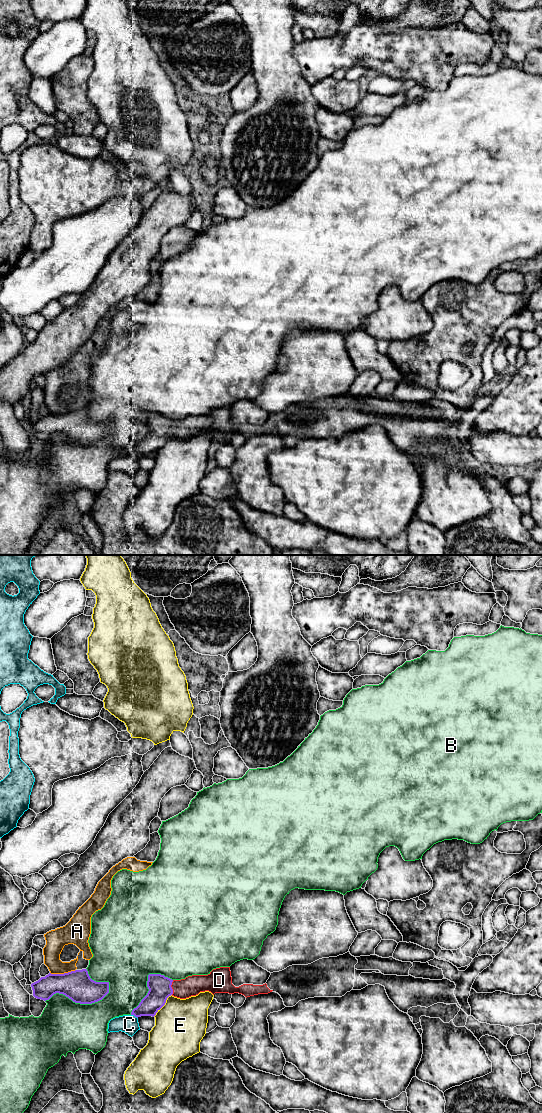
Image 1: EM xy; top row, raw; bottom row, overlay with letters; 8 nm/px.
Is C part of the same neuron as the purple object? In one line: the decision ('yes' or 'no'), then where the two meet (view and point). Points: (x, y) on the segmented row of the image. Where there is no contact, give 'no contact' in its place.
no; meets purple in xy at (134, 1015)

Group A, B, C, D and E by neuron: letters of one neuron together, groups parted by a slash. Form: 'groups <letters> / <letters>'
groups A / B / C / D / E

